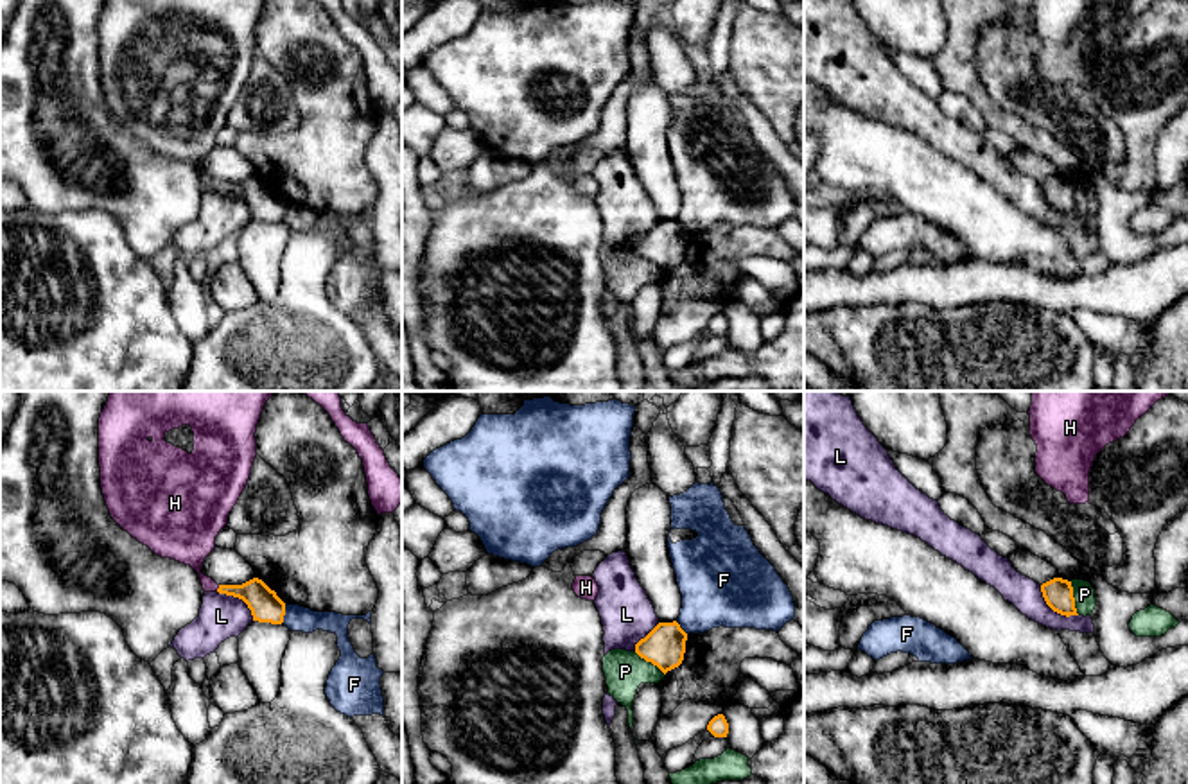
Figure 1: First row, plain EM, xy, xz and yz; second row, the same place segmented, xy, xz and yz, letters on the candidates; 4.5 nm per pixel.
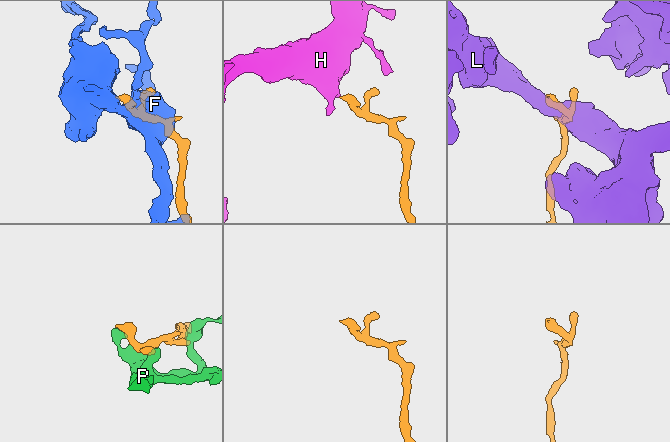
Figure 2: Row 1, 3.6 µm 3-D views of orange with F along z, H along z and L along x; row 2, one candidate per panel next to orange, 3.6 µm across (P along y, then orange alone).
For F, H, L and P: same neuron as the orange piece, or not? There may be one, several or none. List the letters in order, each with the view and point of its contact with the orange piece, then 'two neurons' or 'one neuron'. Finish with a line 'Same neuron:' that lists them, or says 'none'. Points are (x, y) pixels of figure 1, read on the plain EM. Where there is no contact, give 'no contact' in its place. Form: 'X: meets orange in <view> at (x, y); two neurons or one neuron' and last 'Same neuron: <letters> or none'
F: meets orange in xy at (284, 212); two neurons
H: meets orange in xy at (219, 185); one neuron
L: meets orange in yz at (1054, 209); two neurons
P: meets orange in yz at (1074, 196); two neurons
Same neuron: H

